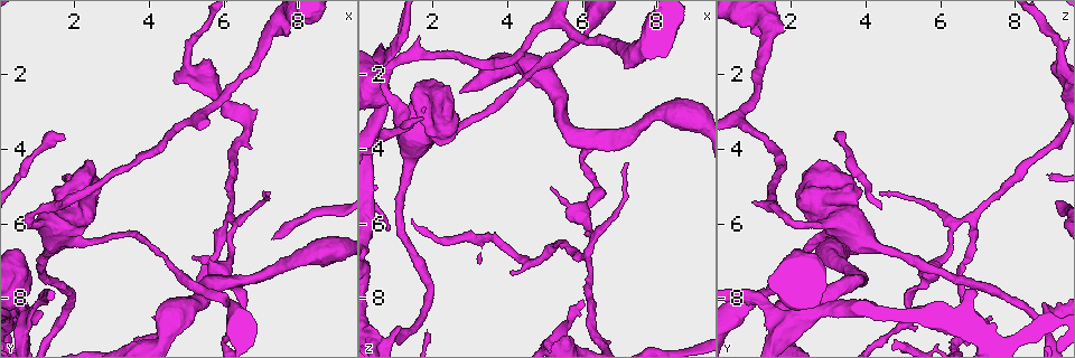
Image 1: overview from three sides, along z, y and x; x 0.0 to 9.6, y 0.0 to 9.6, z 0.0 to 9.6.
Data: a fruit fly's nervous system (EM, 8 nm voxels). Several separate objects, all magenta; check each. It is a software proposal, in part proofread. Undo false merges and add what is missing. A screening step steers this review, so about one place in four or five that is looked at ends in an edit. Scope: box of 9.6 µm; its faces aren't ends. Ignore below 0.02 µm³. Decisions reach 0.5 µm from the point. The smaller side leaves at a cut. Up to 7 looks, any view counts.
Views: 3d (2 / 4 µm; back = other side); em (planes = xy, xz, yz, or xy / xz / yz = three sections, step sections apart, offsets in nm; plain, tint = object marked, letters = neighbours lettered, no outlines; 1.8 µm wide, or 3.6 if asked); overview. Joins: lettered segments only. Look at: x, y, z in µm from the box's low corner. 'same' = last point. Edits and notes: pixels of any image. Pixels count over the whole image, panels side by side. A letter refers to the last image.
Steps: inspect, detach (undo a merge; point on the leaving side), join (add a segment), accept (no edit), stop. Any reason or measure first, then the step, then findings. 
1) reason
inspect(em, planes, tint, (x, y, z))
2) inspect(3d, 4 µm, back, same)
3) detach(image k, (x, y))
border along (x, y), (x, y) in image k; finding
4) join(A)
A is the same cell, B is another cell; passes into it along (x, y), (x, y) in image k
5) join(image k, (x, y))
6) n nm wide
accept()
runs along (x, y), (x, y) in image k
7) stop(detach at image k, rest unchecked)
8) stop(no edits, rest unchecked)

thin end
inspect(em, xz, step 4, tint, (1.65, 3.65, 3.20))

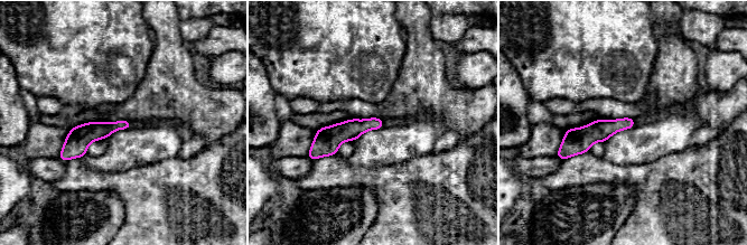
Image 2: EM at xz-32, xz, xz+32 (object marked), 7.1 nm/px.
inspect(em, planes, letters, same)

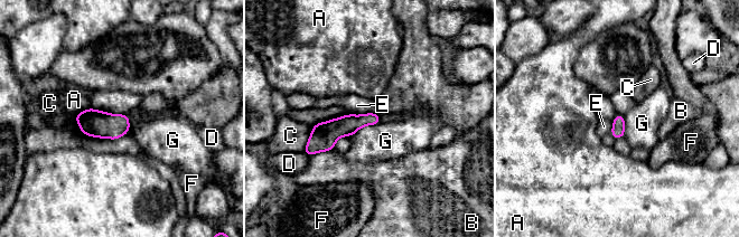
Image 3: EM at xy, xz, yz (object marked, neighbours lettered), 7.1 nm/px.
accept()
A, B, C, D, E, F and G are other cells; border along (380, 122), (364, 125), (351, 136) in image 3; none of them fits

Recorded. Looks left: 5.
sharp bend
inspect(3d, 4 µm, (0.55, 8.30, 2.10))

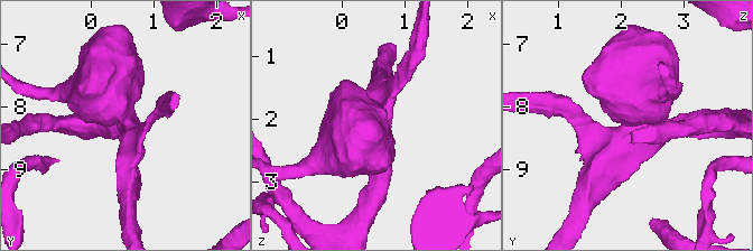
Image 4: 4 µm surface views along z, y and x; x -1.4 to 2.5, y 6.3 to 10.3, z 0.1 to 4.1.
inspect(em, xz, step 16, tint, (0.60, 8.35, 2.15))

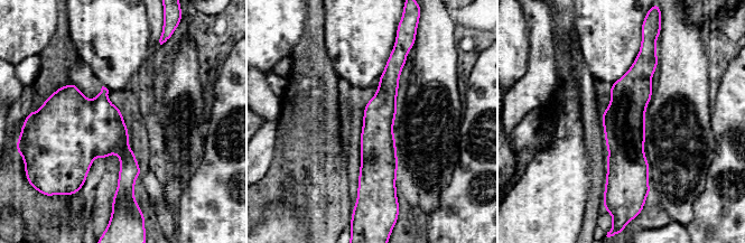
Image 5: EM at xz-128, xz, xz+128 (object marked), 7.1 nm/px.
cut it another way
inspect(em, planes, letters, same)

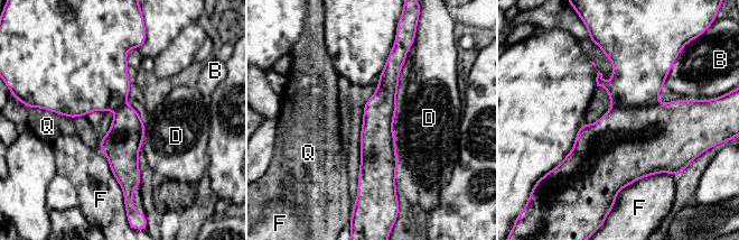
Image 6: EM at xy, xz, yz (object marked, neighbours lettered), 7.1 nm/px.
detach(image 6, (638, 74))
B, D, F and Q are other cells; border along (655, 101), (642, 105), (613, 105) in image 6; a second cell is stuck on

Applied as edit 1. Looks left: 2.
stop(detach at image 6, rest unchecked)

